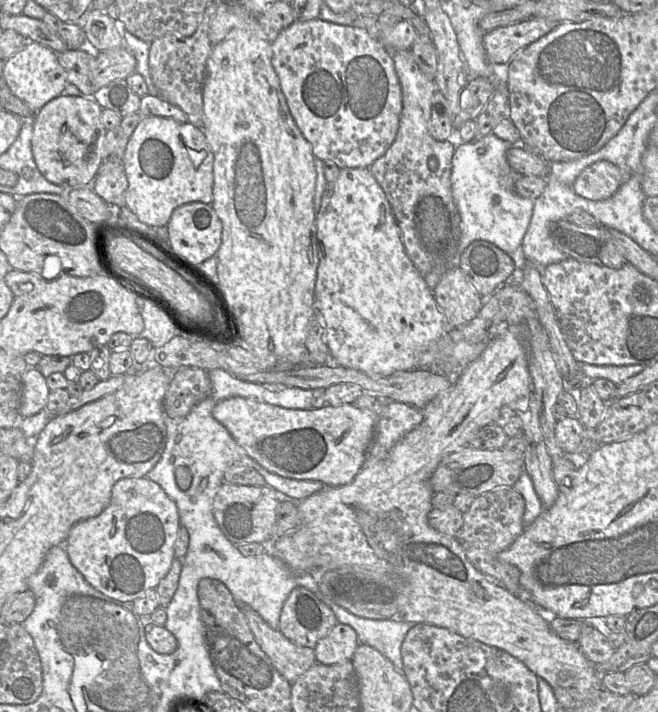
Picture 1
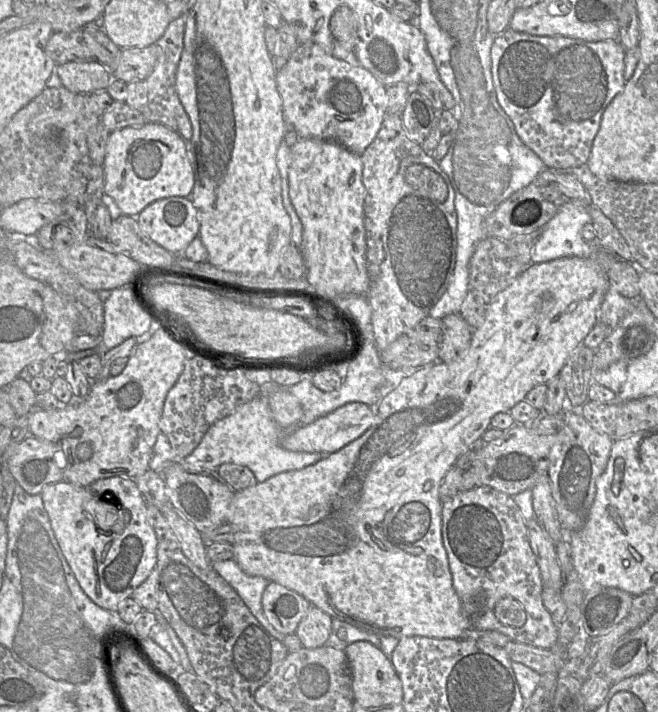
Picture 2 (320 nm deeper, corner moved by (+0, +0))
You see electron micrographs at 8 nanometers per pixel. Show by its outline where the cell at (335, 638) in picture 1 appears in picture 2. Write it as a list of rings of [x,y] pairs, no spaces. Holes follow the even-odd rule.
[[[312,606],[299,623],[295,634],[304,648],[314,649],[325,645],[332,630],[332,617]]]

